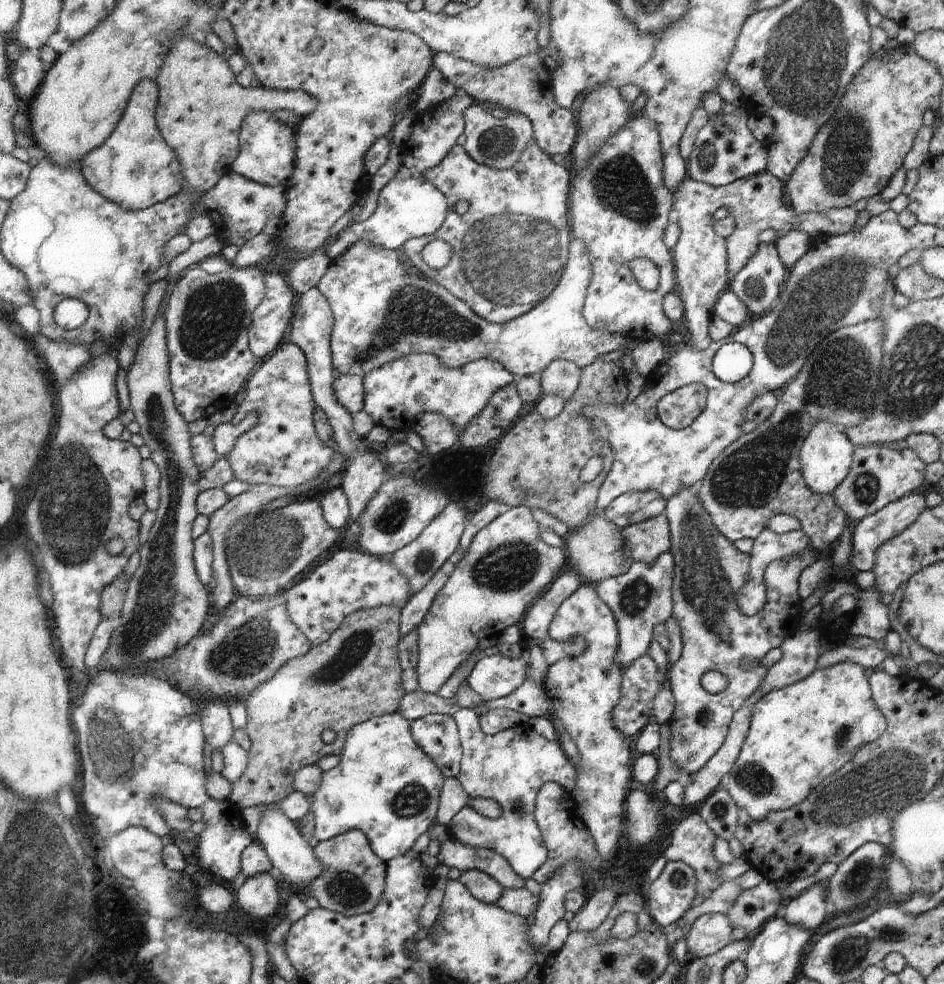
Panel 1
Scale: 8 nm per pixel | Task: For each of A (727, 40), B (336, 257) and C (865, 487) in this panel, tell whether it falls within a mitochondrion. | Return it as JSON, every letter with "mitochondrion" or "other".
{"A":"other","B":"other","C":"mitochondrion"}

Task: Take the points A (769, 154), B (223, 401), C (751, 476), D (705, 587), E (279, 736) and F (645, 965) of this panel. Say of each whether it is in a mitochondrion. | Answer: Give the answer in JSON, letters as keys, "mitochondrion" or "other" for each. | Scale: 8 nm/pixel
{"A":"other","B":"other","C":"mitochondrion","D":"mitochondrion","E":"other","F":"mitochondrion"}

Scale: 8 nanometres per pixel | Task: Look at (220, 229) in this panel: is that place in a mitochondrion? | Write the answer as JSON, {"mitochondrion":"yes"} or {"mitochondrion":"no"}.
{"mitochondrion":"no"}

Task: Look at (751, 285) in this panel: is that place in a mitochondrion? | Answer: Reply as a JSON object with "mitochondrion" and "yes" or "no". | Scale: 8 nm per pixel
{"mitochondrion":"yes"}

